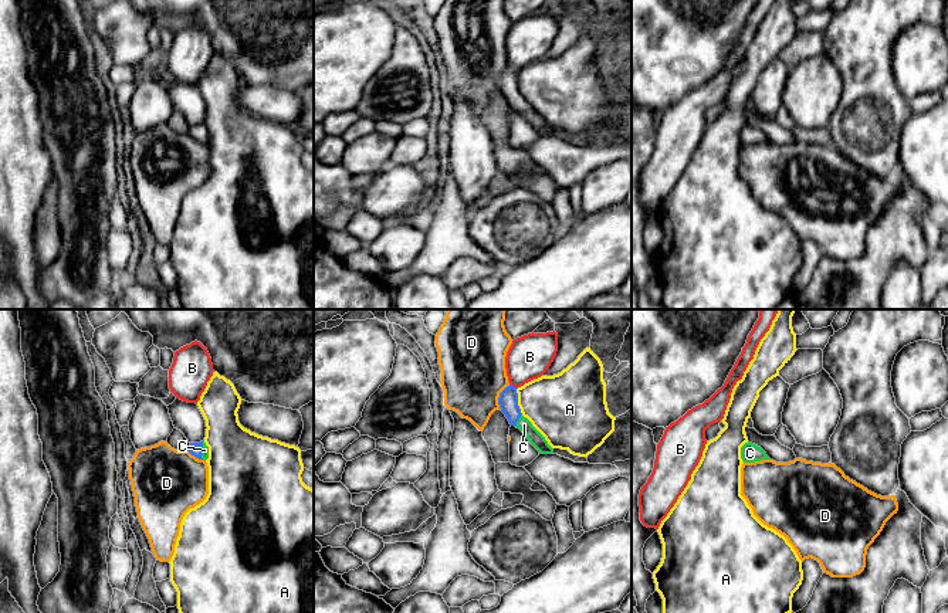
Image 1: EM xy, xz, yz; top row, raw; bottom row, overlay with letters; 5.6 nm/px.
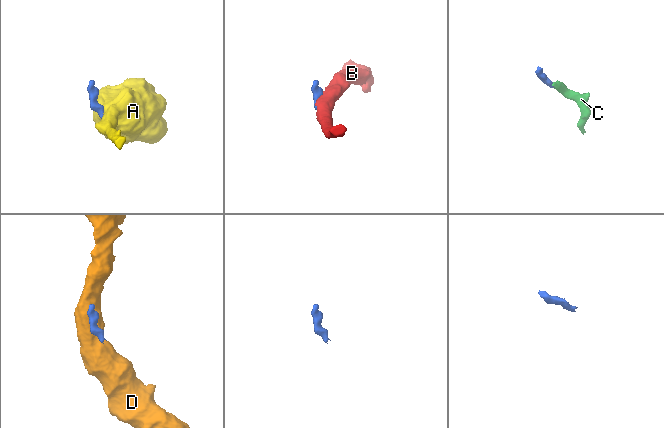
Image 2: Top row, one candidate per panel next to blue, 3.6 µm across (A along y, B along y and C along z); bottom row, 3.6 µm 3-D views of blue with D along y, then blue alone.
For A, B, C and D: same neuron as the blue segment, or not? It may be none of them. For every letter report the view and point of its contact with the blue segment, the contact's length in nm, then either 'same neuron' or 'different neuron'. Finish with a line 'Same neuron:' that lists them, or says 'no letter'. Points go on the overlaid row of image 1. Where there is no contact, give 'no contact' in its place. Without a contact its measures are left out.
A: contact xz (517, 402); length 160 nm; different neuron
B: contact xz (513, 386); length 50 nm; different neuron
C: contact xz (518, 419); length 80 nm; same neuron
D: contact xz (500, 396); length 160 nm; different neuron
Same neuron: C

